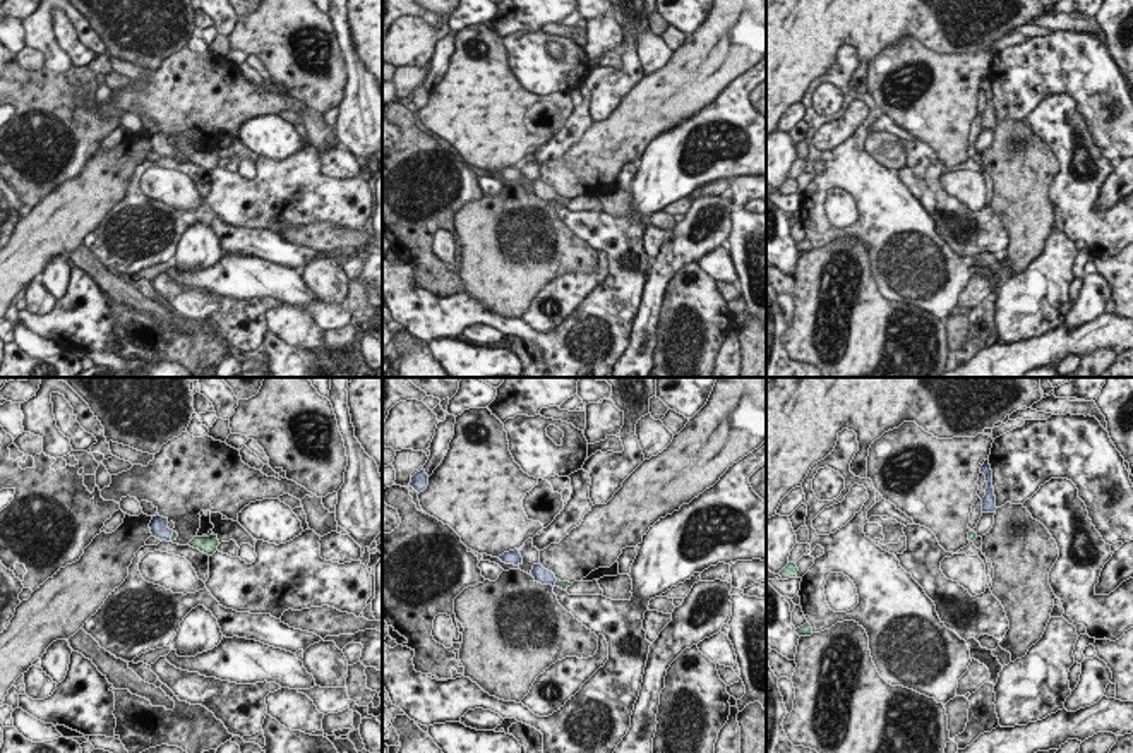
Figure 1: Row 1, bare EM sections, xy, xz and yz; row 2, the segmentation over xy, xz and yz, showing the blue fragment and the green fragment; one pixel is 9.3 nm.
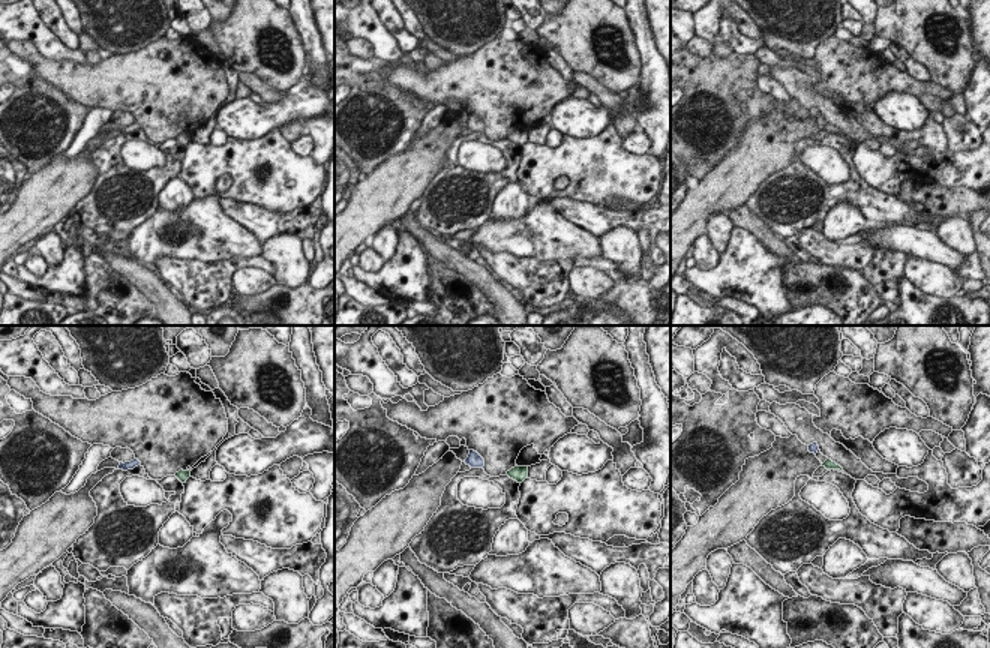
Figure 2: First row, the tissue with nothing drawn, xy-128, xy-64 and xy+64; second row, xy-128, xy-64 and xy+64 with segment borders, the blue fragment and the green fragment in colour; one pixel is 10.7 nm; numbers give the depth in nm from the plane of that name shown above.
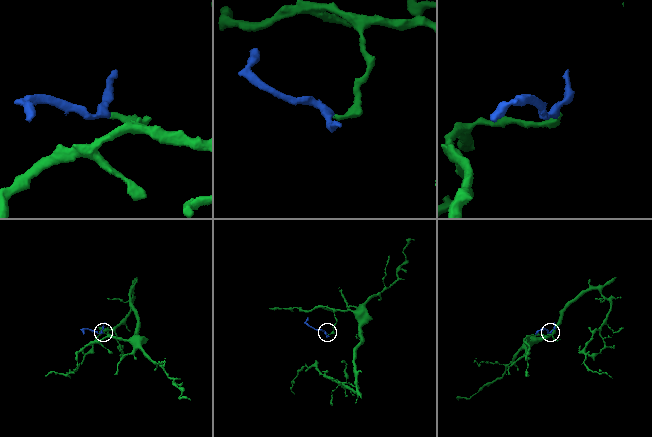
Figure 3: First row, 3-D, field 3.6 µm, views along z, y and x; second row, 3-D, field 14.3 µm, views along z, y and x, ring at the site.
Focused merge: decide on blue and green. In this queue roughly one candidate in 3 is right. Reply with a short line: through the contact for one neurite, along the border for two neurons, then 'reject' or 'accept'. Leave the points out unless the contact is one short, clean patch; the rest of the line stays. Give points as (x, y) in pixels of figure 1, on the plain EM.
line xy (158, 141), (172, 150), (173, 153); accept

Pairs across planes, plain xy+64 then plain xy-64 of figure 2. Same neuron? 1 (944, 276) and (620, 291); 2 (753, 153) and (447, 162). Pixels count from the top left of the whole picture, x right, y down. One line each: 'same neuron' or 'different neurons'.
1: different neurons
2: different neurons

